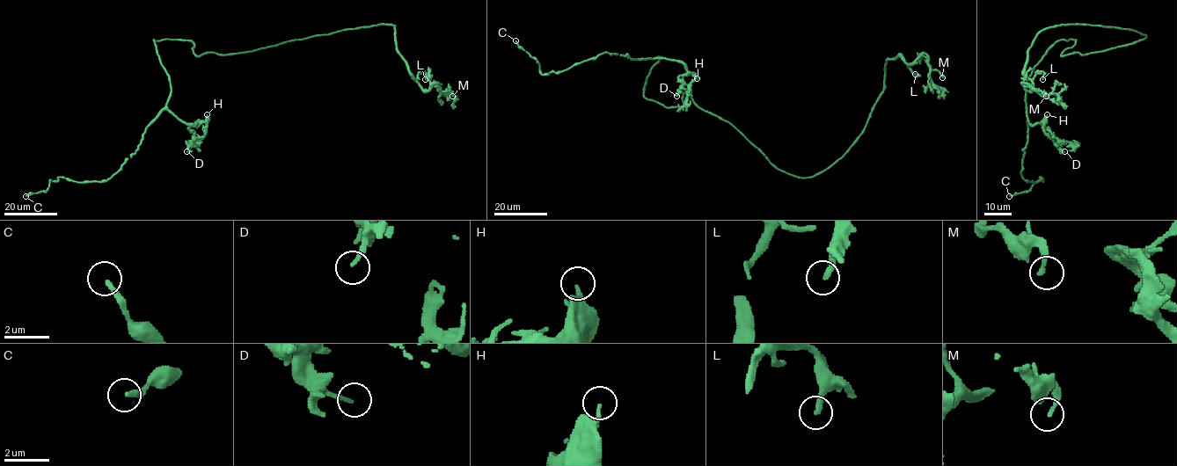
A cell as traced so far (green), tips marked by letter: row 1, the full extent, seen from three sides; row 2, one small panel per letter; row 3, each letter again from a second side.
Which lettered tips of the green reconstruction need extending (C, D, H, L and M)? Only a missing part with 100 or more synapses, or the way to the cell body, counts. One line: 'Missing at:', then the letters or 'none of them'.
Missing at: none of them

